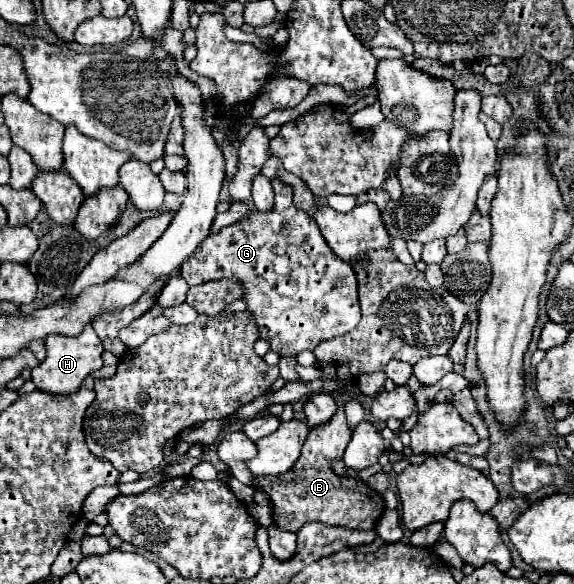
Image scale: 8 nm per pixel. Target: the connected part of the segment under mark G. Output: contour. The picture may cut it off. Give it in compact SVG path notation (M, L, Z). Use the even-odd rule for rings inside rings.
M279 177L271 179L271 185L275 189L275 211L251 213L241 221L209 235L203 241L201 251L181 265L181 275L189 287L223 277L237 277L243 285L243 301L247 303L247 311L259 327L259 339L267 341L271 351L283 357L299 355L305 349L313 351L317 343L349 333L359 325L361 309L357 299L357 279L351 265L339 261L335 253L331 253L331 247L323 241L315 221L293 205L291 185L283 185Z

